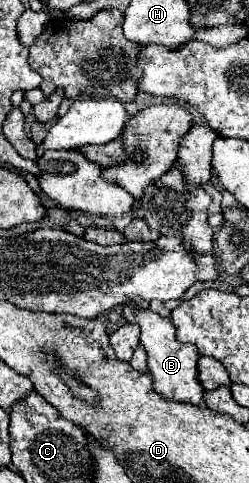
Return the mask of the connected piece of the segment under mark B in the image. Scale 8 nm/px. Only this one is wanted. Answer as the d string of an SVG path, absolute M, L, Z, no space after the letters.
M127 305L123 307L123 315L129 323L137 323L141 327L141 345L147 351L147 365L149 373L153 377L153 391L161 397L177 403L191 403L201 409L205 409L205 391L199 383L199 371L197 371L197 359L199 351L195 345L183 345L175 339L175 327L169 319L153 313L151 309L131 311Z

